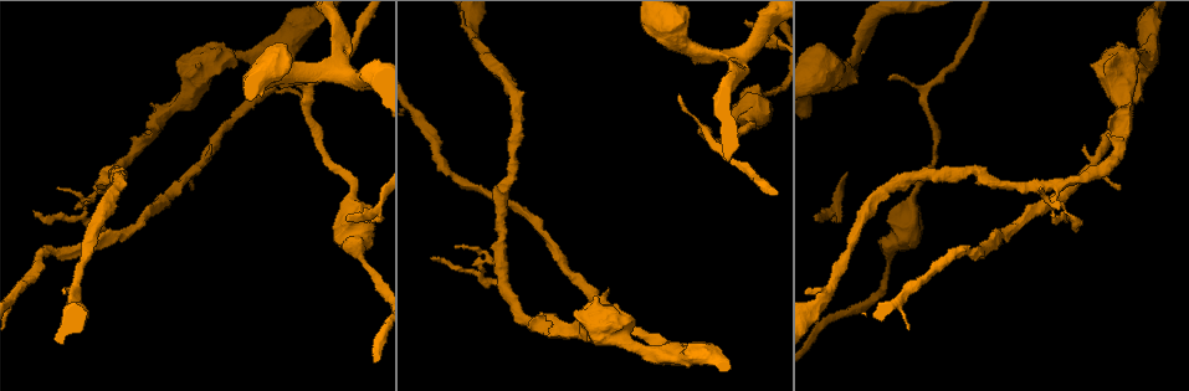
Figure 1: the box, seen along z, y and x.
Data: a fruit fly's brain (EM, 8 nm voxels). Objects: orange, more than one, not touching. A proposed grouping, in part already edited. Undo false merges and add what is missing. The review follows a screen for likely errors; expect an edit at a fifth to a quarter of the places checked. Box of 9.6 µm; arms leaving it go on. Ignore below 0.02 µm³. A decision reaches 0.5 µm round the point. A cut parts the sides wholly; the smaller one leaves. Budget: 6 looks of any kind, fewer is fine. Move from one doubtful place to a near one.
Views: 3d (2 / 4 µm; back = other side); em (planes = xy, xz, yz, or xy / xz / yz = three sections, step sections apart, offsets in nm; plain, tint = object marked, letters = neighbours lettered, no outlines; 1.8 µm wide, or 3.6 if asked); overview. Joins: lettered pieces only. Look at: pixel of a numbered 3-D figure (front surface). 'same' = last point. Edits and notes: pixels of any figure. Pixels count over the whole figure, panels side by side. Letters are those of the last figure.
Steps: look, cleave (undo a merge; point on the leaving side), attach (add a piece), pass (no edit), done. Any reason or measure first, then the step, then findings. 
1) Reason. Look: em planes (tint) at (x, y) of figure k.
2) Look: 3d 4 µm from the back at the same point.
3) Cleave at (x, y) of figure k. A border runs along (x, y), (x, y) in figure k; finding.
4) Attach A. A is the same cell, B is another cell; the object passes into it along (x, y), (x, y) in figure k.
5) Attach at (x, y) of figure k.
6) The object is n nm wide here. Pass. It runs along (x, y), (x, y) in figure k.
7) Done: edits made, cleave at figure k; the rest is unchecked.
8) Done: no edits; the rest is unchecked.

Tapers out. Look: em planes (letters) at (1120, 190) of figure 1.

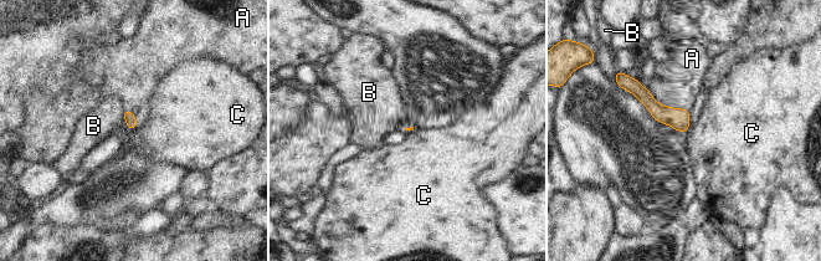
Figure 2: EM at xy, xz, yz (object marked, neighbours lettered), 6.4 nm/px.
Pass. A, B and C are other cells; it runs along (629, 85), (661, 113), (686, 124) in figure 2; no lettered piece goes on from it.

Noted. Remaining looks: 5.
A narrow waist. Look: 3d 4 µm at (1066, 212) of figure 1.

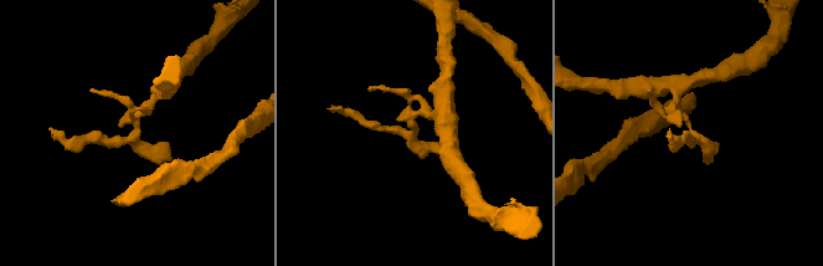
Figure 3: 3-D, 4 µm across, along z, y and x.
Look: em planes (letters) at (409, 131) of figure 3.

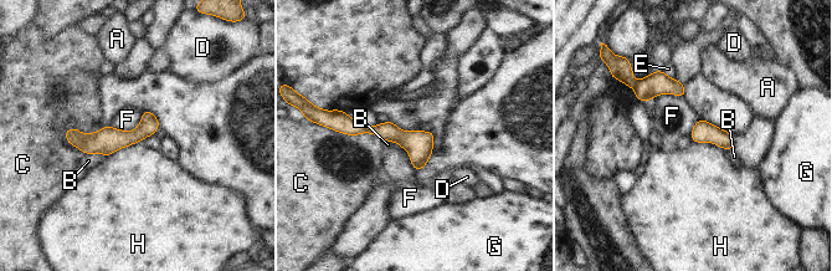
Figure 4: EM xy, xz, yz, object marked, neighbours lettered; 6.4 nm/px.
Cleave at (658, 82) of figure 4. A, B, C, D, E, F, G and H are other cells; a border runs along (636, 82), (632, 87) in figure 4; a second neuron is stuck on.

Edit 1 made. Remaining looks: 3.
Redraw. Look: overview.

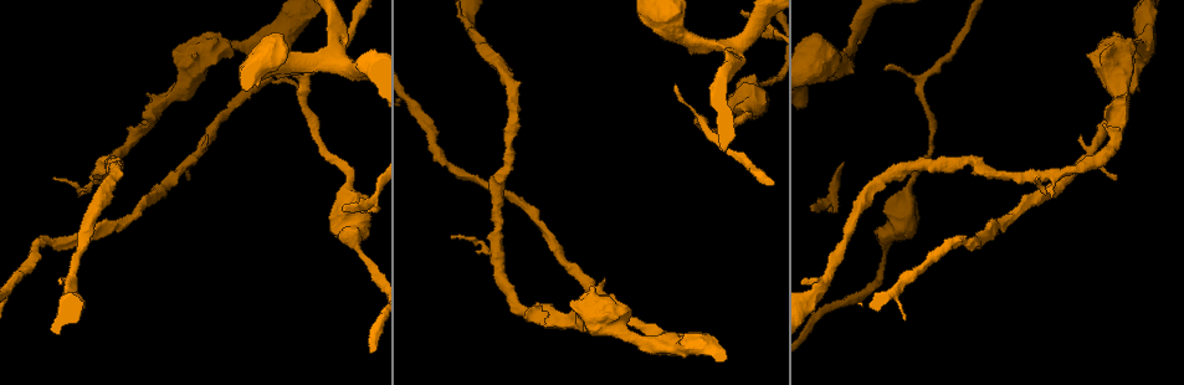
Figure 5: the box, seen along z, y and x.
Look: 3d 4 µm at (933, 140) of figure 5.

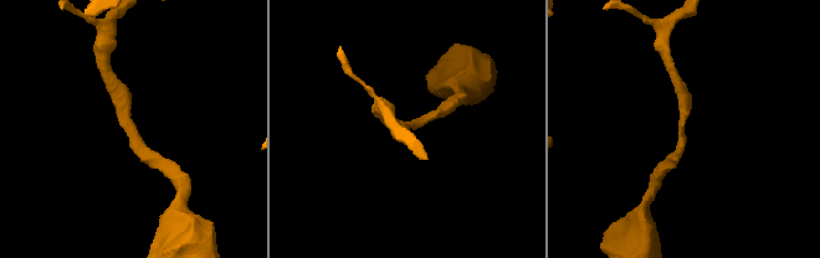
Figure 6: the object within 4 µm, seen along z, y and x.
Shape alone is not enough. Look: em 3.6 µm planes (letters) at (128, 125) of figure 6.

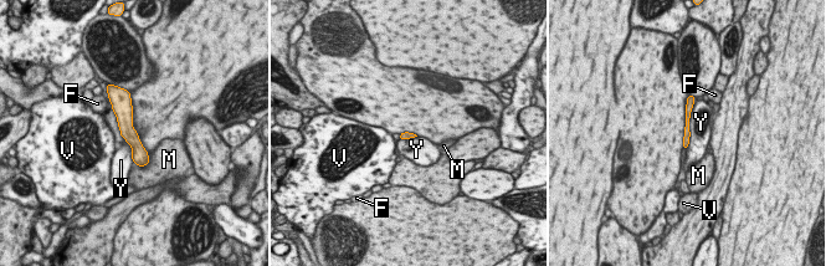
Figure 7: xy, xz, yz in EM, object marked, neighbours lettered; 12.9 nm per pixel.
Pass. F, M, V and Y are other cells; it runs along (123, 101), (126, 128), (143, 162) in figure 7; all the same neuron.

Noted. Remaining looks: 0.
Done: edits made, cleave at figure 4; the rest is unchecked.

